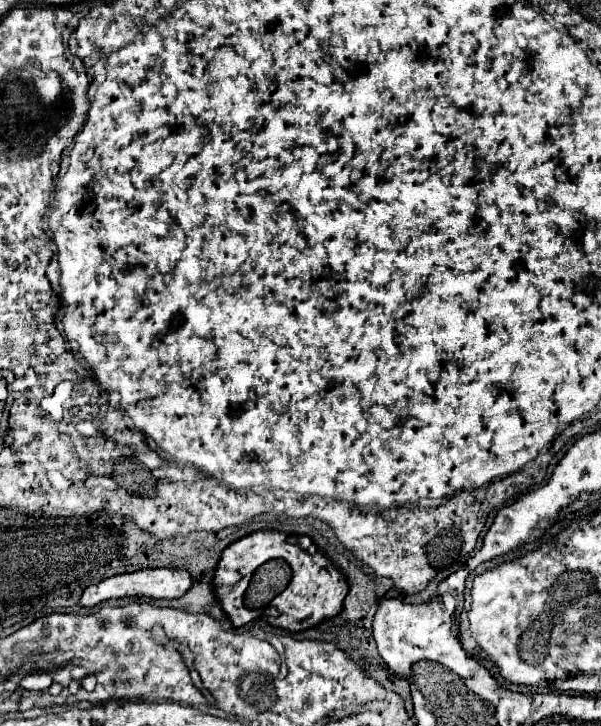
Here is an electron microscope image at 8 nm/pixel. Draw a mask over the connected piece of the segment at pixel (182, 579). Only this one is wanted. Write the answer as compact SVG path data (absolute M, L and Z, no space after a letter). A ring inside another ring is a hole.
M150 568L150 570L138 570L134 574L118 574L114 578L106 578L94 586L88 586L80 598L82 606L96 606L104 600L110 598L124 598L124 596L146 596L152 600L162 600L162 598L180 598L184 596L192 586L192 578L188 570L184 568Z

